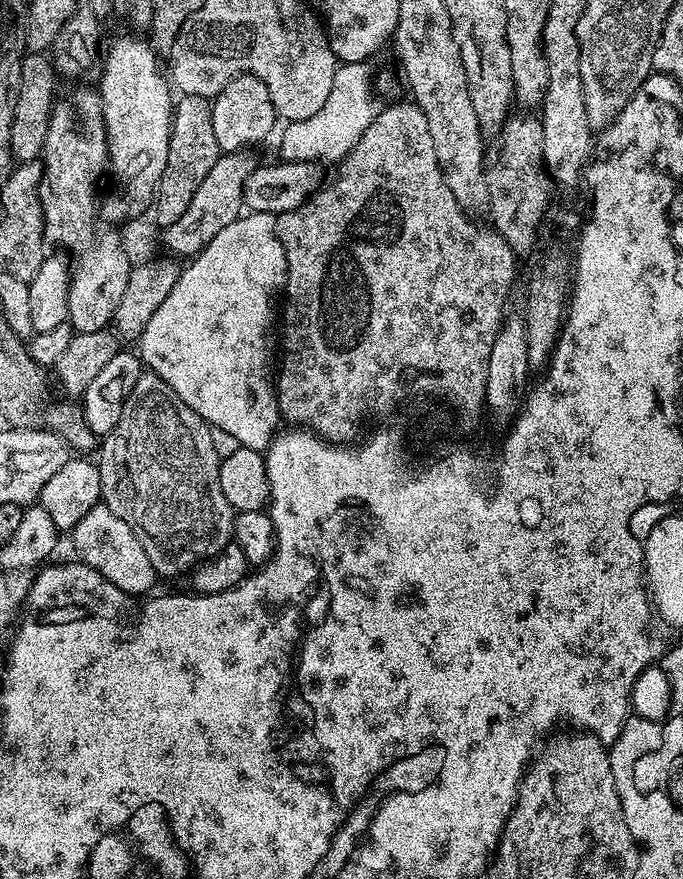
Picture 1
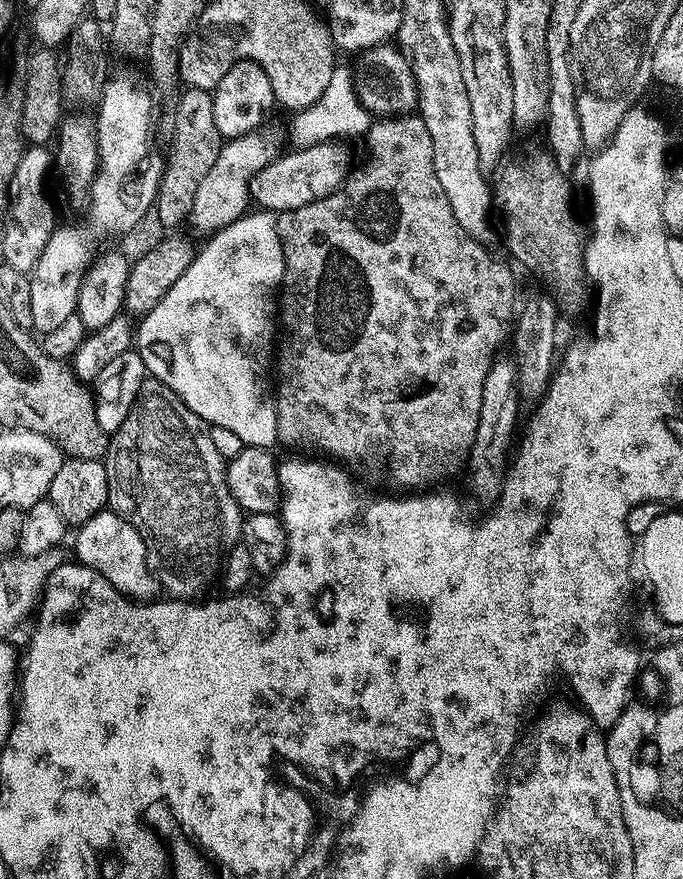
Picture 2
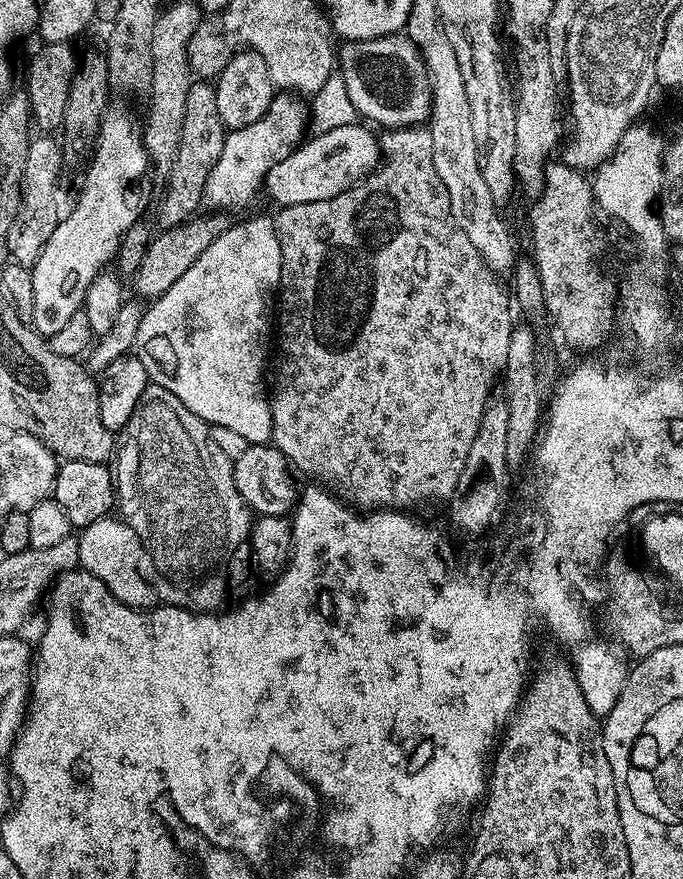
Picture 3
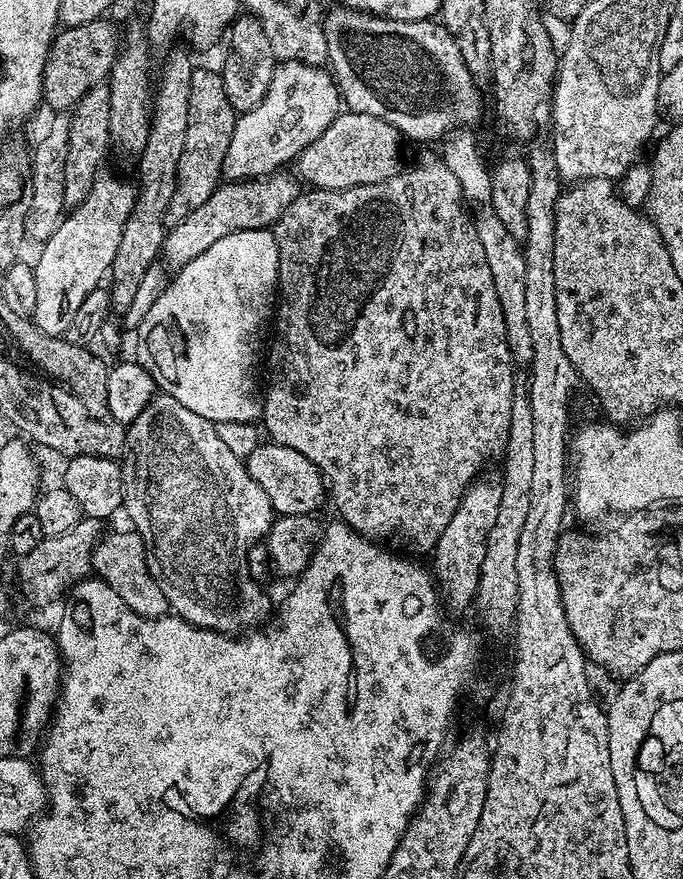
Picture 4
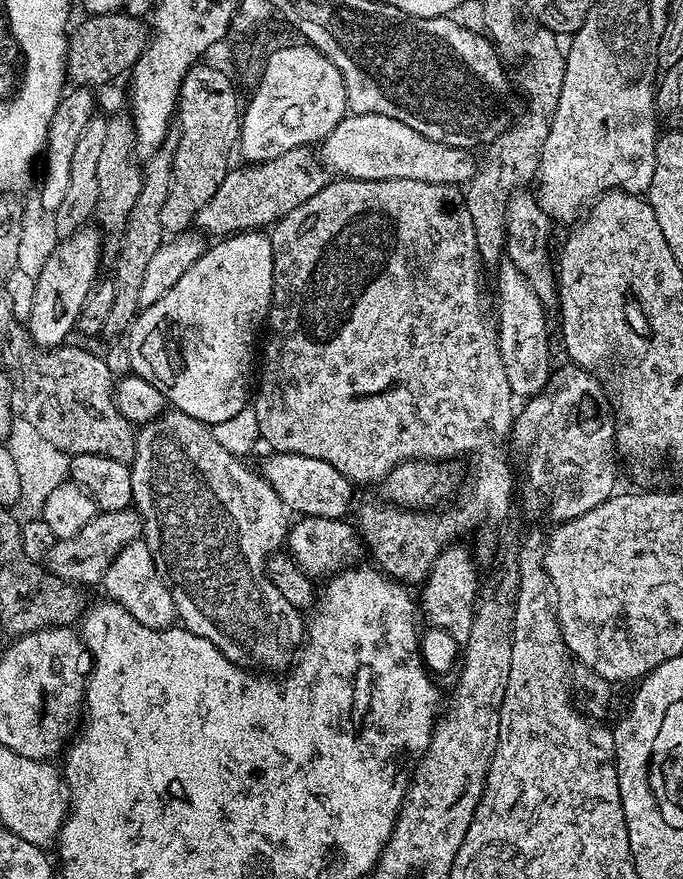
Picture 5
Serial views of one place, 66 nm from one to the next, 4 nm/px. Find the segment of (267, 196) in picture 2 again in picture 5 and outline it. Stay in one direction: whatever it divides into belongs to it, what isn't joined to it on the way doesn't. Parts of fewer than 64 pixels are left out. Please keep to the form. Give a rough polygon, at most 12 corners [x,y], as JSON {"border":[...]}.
{"border":[[348,114],[321,163],[353,180],[464,186],[471,149],[380,114]]}

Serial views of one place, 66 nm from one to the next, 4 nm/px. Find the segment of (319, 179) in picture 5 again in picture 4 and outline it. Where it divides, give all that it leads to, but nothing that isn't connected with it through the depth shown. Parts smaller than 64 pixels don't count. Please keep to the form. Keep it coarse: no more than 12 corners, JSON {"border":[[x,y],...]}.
{"border":[[284,175],[221,183],[165,231],[185,268],[226,234],[271,229],[302,191]]}

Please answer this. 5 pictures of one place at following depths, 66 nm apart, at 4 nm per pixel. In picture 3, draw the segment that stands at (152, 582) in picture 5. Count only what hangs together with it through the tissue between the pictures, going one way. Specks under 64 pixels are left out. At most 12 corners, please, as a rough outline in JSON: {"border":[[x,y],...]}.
{"border":[[105,518],[79,533],[79,567],[123,604],[157,603],[140,536]]}

